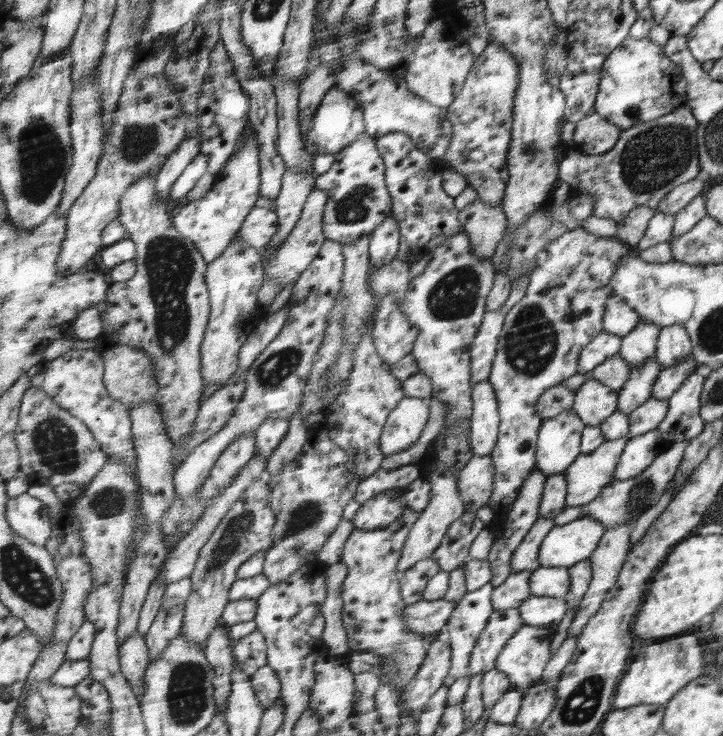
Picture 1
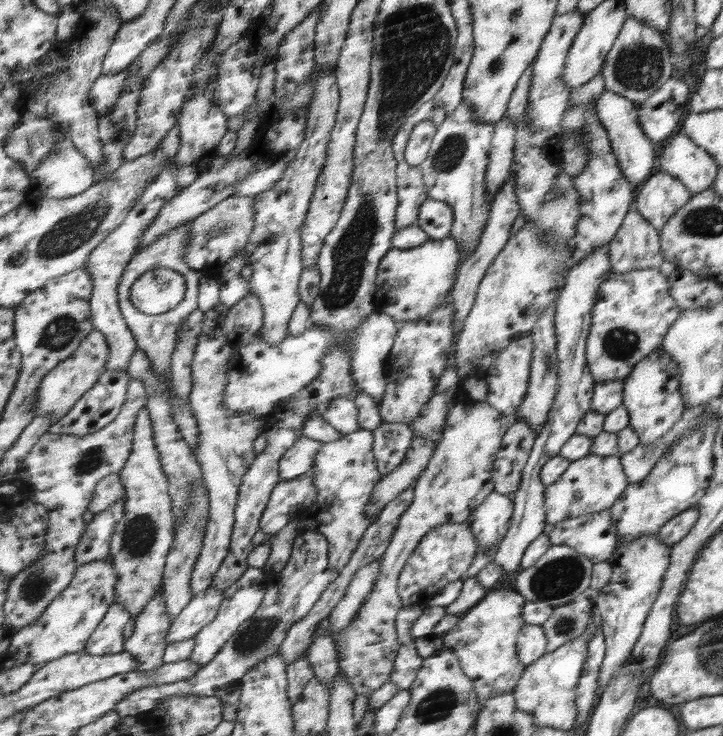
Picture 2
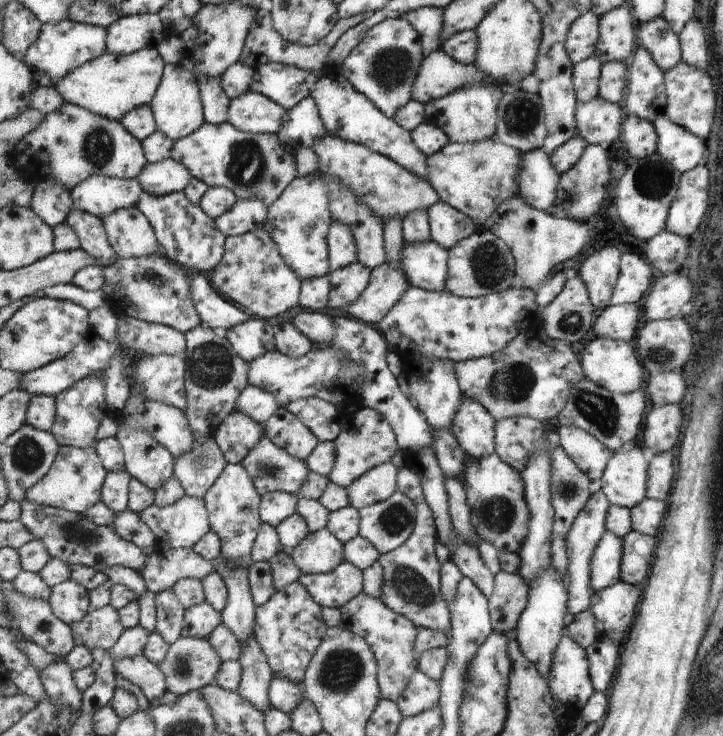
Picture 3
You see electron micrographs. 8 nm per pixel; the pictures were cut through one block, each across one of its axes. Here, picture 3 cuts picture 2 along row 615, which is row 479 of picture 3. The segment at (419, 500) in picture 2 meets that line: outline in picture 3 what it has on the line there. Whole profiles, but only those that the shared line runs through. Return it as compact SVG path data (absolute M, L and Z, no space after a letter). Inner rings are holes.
M388 462L370 468L346 487L350 506L358 510L390 499L398 490L398 474L399 468Z

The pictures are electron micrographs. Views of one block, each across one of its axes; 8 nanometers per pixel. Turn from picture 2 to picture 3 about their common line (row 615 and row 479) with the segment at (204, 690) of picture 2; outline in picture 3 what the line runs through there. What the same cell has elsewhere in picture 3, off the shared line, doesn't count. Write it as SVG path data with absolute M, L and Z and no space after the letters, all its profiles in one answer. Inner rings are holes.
M262 430L260 442L240 462L262 496L272 491L298 495L311 469L305 461L293 457L271 441Z

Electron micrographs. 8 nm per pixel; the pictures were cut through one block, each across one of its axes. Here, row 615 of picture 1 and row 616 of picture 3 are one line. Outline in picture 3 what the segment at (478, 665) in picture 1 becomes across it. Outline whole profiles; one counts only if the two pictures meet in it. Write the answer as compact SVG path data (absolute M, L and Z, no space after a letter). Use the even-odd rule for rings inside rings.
M500 569L495 574L495 594L487 599L494 630L506 635L515 631L529 596L530 589L523 577Z

